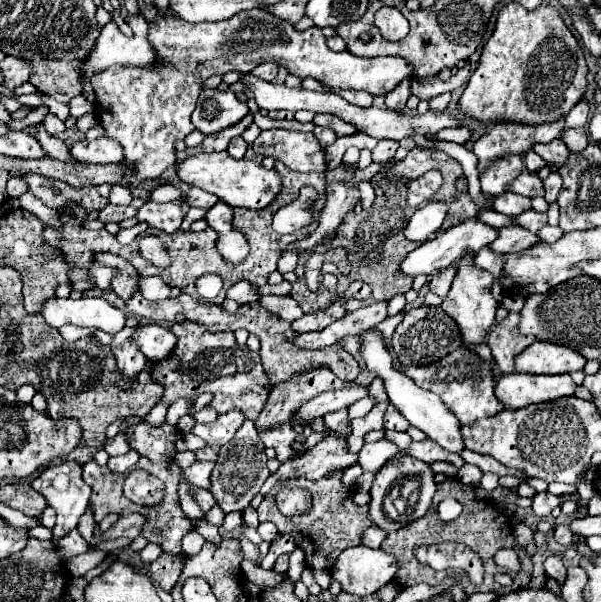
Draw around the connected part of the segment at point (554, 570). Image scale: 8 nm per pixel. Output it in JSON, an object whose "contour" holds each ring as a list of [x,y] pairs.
{"contour":[[[549,555],[547,561],[543,563],[543,569],[545,569],[545,573],[547,573],[551,579],[555,579],[559,585],[565,583],[565,579],[567,579],[567,569],[565,569],[561,557]]]}

